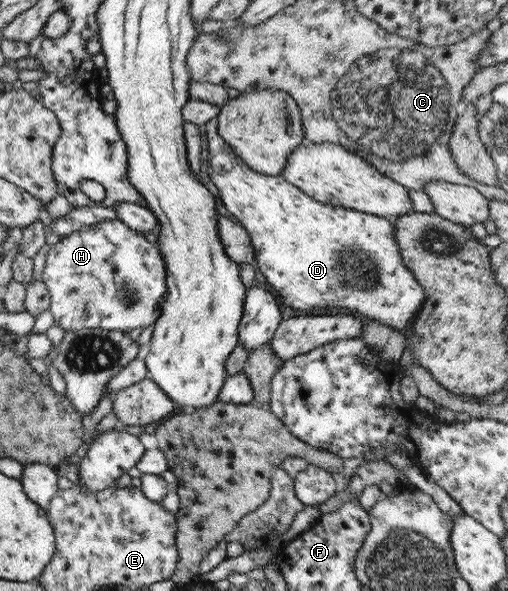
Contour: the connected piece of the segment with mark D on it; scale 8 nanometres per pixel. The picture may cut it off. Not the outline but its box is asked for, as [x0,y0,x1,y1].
[204,116,425,332]

